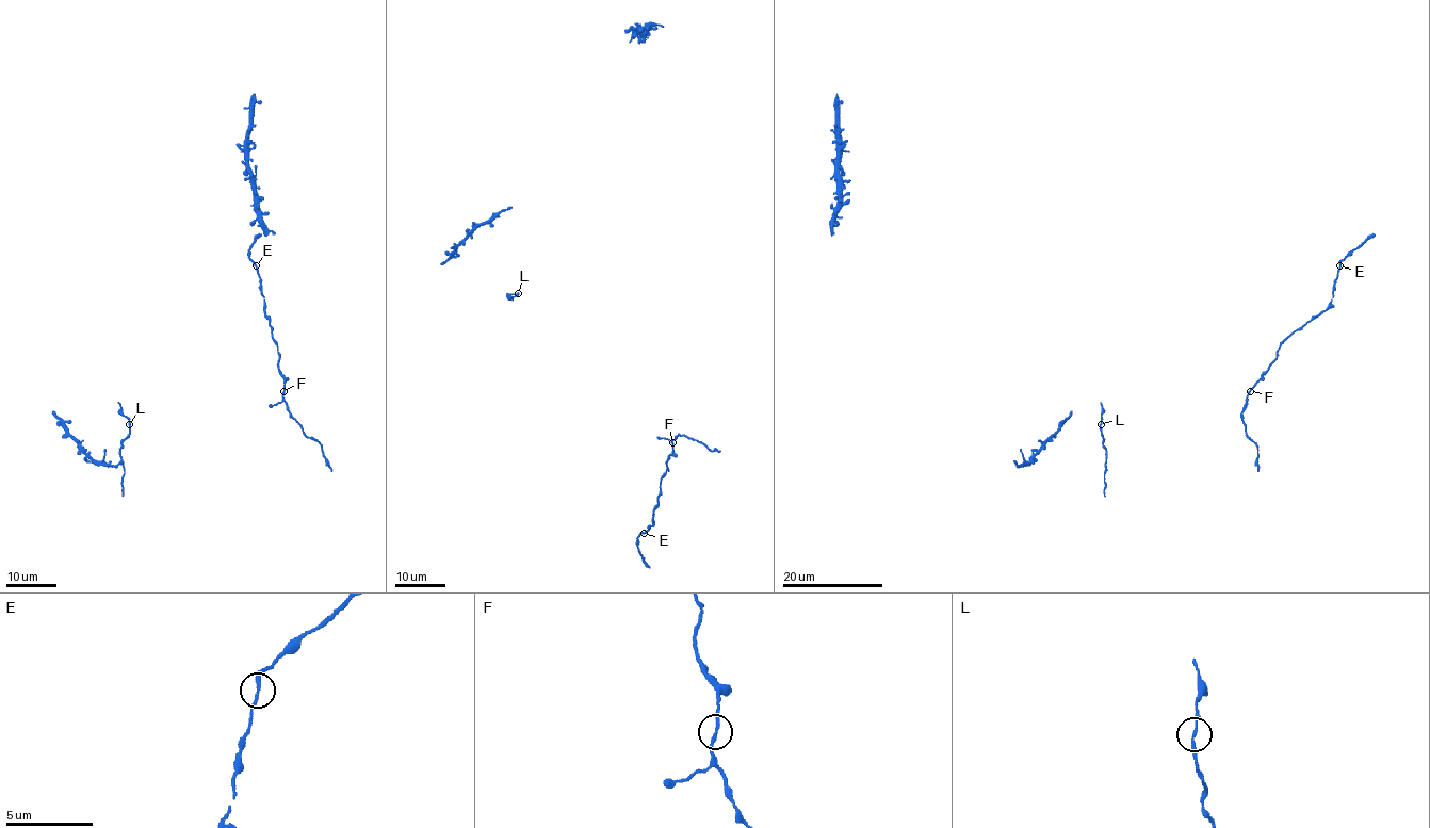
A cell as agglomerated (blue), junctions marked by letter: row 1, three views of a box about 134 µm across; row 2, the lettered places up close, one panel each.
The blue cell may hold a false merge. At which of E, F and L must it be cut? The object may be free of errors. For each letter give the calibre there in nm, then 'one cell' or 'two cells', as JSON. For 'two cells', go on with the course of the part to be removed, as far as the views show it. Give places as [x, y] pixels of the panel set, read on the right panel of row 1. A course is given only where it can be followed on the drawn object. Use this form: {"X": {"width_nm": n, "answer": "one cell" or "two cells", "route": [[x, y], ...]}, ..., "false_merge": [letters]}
{"E": {"width_nm": 170, "answer": "one cell"}, "F": {"width_nm": 160, "answer": "one cell"}, "L": {"width_nm": 170, "answer": "one cell"}, "false_merge": []}

